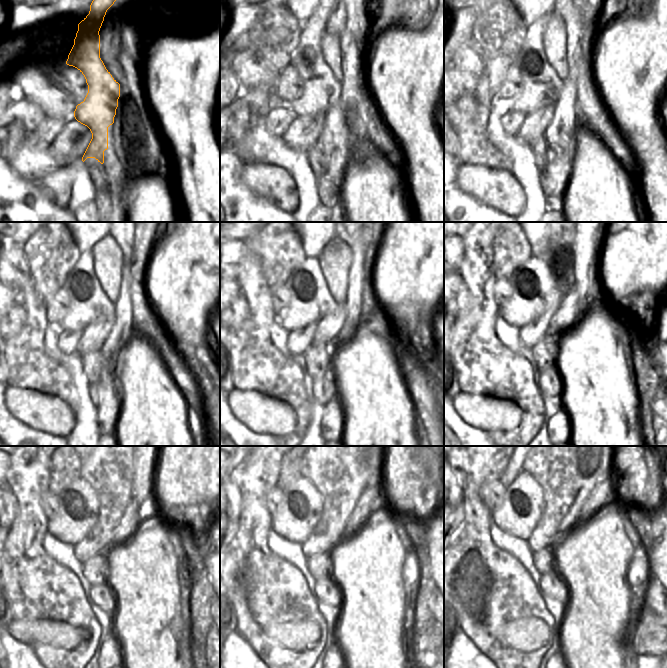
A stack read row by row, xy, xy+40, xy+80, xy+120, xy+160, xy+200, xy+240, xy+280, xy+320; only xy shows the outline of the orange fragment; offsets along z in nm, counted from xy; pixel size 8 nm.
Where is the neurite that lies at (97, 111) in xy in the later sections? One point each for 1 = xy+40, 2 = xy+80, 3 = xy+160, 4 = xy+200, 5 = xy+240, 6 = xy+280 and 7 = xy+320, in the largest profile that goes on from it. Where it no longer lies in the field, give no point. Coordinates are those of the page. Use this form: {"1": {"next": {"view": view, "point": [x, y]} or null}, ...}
{"1": {"next": {"view": "xy+40", "point": [322, 91]}}, "2": {"next": {"view": "xy+80", "point": [541, 86]}}, "3": {"next": {"view": "xy+160", "point": [310, 299]}}, "4": {"next": {"view": "xy+200", "point": [534, 289]}}, "5": {"next": {"view": "xy+240", "point": [78, 505]}}, "6": {"next": {"view": "xy+280", "point": [300, 509]}}, "7": {"next": {"view": "xy+320", "point": [523, 505]}}}

